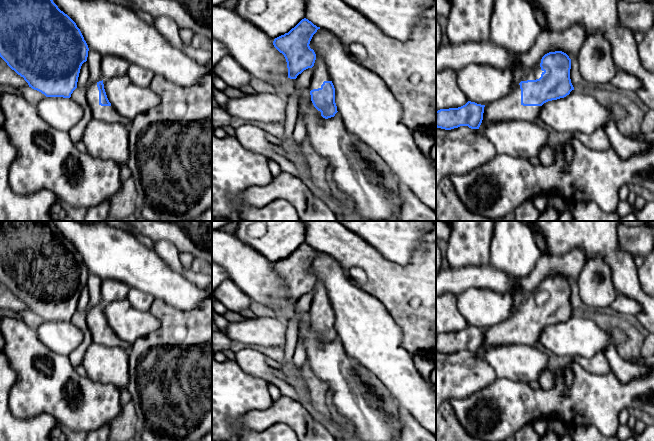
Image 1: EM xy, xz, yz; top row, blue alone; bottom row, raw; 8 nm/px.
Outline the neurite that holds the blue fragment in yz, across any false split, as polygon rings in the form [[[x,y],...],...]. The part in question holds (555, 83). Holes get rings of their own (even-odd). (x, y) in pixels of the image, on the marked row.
[[[562,51],[545,54],[539,71],[528,72],[506,97],[481,105],[468,101],[458,108],[436,111],[436,127],[451,130],[460,126],[482,131],[487,125],[501,121],[539,118],[542,105],[564,98],[574,87],[570,79],[571,59]]]

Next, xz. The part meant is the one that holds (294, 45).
[[[304,18],[288,33],[274,39],[274,47],[284,55],[288,78],[296,79],[308,68],[313,69],[311,83],[308,87],[314,107],[325,119],[334,117],[337,111],[335,88],[330,79],[325,62],[317,58],[309,44],[320,27]]]

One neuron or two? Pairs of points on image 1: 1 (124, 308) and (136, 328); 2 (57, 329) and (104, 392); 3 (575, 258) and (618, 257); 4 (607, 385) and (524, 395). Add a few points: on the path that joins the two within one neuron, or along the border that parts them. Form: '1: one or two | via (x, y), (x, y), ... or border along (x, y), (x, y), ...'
1: one | via (124, 313), (124, 316), (131, 323)
2: two | border along (45, 346), (67, 356)
3: two | border along (563, 255), (580, 248), (586, 260)
4: one | via (586, 400), (545, 400)

